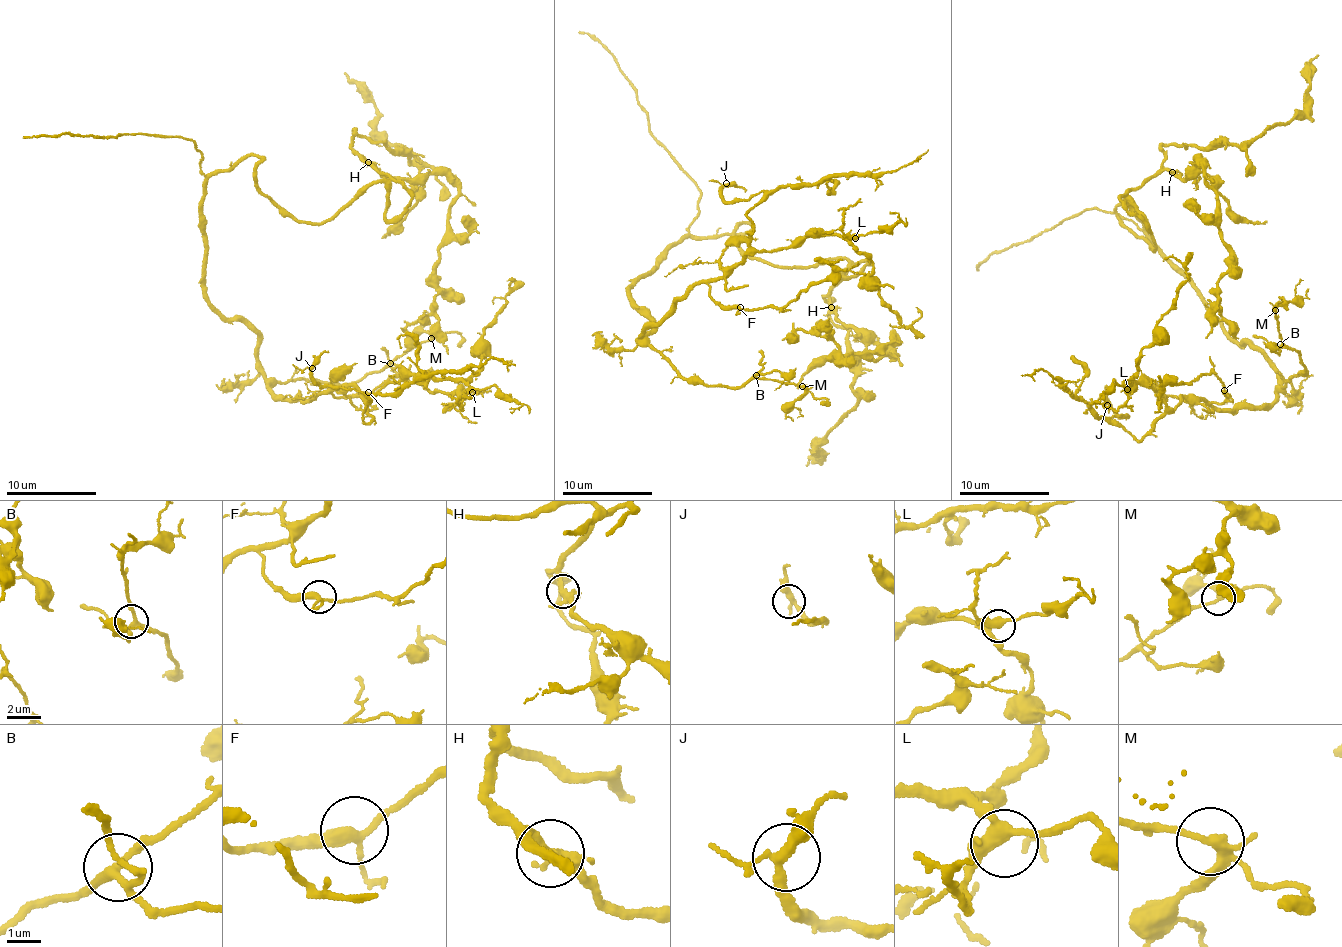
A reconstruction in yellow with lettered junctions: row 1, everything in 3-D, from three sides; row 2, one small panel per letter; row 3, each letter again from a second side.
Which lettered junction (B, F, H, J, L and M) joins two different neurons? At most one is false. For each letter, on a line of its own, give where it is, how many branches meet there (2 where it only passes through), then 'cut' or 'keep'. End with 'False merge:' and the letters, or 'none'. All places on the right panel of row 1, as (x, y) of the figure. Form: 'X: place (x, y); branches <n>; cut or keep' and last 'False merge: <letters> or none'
B: place (1280, 344); branches 4; keep
F: place (1224, 390); branches 3; keep
H: place (1172, 172); branches 4; keep
J: place (1107, 405); branches 3; keep
L: place (1127, 389); branches 4; keep
M: place (1275, 310); branches 4; keep
False merge: none

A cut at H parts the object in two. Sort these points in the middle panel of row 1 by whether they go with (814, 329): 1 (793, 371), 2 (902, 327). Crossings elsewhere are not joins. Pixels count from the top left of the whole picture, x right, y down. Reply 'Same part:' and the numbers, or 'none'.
Same part: none

